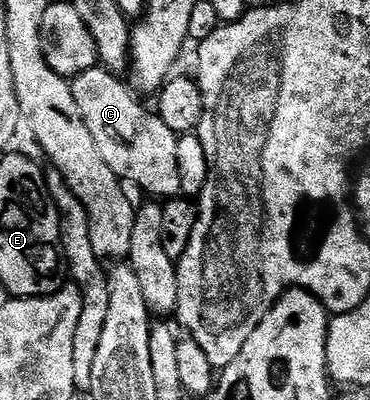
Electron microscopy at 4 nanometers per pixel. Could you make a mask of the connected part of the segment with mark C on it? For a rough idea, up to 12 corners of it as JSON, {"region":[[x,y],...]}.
{"region":[[99,64],[71,79],[117,178],[181,193],[178,136]]}

